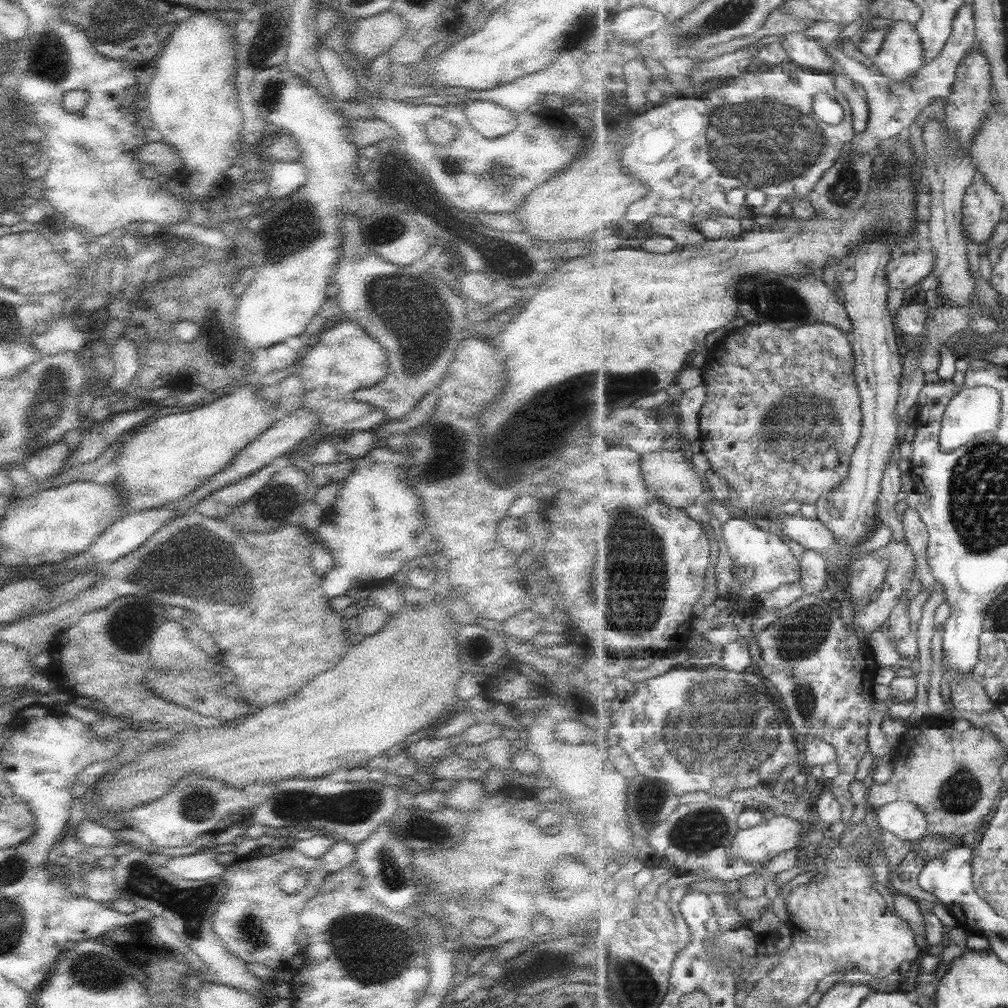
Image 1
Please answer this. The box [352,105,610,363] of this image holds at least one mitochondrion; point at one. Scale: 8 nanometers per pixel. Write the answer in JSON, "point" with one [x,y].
{"point":[400,186]}

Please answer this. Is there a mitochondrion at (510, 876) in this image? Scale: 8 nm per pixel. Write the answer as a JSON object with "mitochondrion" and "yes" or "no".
{"mitochondrion":"no"}

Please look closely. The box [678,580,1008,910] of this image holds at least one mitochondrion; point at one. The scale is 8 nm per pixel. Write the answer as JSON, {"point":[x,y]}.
{"point":[958,794]}

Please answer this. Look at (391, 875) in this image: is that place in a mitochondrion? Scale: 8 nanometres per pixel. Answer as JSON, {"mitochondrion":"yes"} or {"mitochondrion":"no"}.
{"mitochondrion":"yes"}

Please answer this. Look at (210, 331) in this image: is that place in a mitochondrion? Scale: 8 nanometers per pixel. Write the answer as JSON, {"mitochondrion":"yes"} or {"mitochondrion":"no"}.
{"mitochondrion":"no"}

